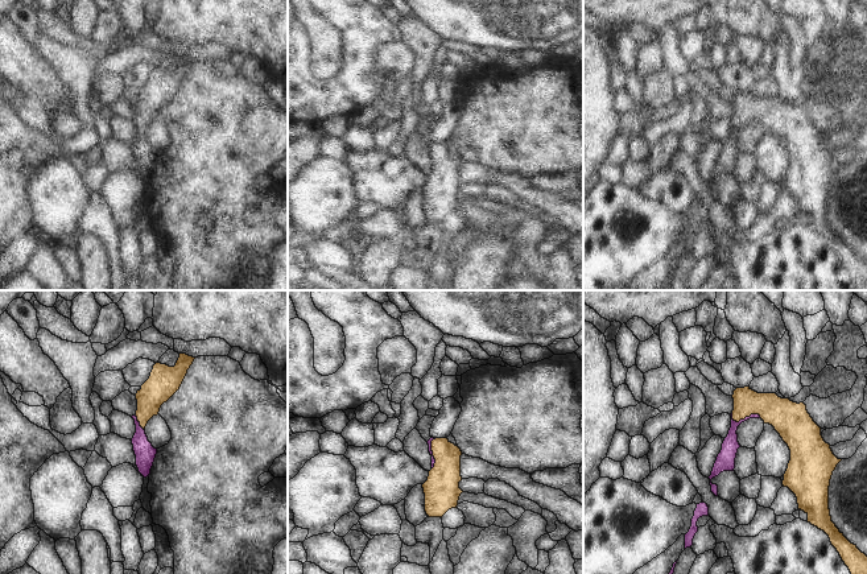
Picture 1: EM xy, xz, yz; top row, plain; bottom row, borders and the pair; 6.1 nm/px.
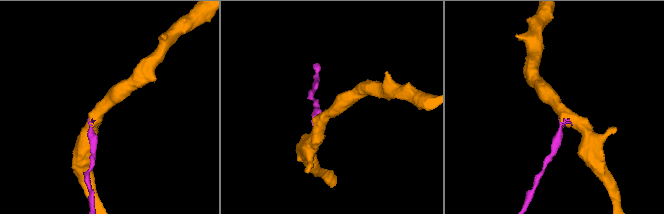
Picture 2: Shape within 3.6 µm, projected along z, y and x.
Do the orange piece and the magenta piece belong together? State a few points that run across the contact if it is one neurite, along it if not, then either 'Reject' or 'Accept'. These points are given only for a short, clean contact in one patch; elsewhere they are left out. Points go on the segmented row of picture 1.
Line: yz (785, 416), (750, 412), (744, 417), (734, 425), (730, 445). Accept.

